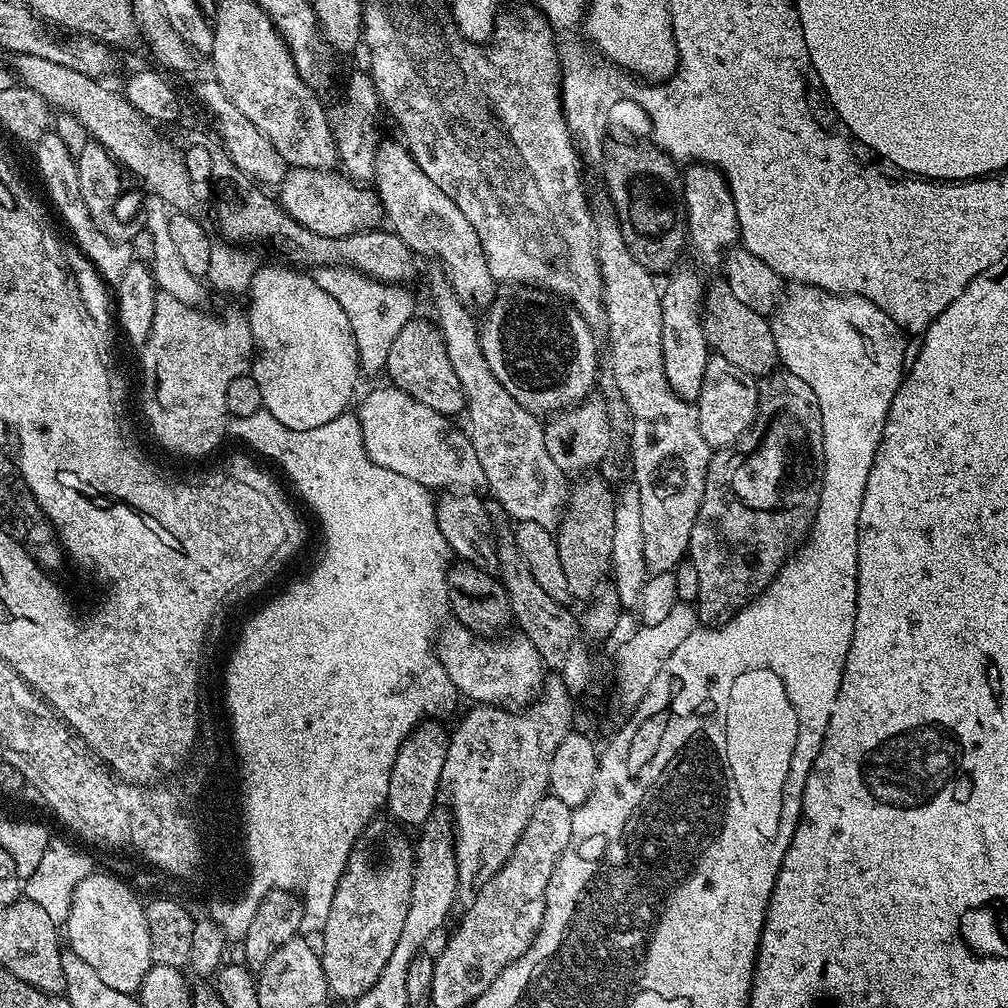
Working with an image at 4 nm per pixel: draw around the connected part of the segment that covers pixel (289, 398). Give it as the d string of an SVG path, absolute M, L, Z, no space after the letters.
M292 266L285 267L257 267L254 278L250 282L246 293L246 299L248 299L246 315L248 325L252 331L252 342L255 352L250 375L257 380L258 387L261 390L263 411L274 414L274 418L278 418L278 422L282 422L282 426L286 426L290 430L314 430L314 426L326 426L326 422L345 415L349 411L348 403L351 402L352 395L356 392L356 379L361 379L362 376L360 359L358 358L358 350L354 342L354 334L350 330L350 318L346 318L346 313L342 311L342 306L338 306L338 302L334 302L334 298L330 298L330 294L326 294L326 290L322 290L322 286L318 286L315 275L309 274L304 270L297 270Z

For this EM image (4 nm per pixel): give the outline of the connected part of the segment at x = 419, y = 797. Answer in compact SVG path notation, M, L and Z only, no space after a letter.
M440 722L417 724L400 744L398 754L392 763L386 812L389 812L397 820L397 822L395 821L397 825L405 824L405 826L400 825L405 829L419 830L423 828L437 807L436 796L438 800L438 793L441 791L442 762L446 758L450 732L447 727L444 729L442 725L436 723Z

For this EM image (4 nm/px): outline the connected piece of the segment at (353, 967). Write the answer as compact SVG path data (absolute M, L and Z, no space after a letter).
M376 828L365 831L352 847L348 861L344 867L342 878L334 890L332 909L326 914L326 922L322 929L324 941L318 944L318 953L328 991L333 997L351 1002L358 999L374 982L378 982L378 974L386 962L390 962L390 954L394 954L394 946L398 946L398 938L402 934L402 925L406 923L406 910L410 910L410 894L412 893L412 869L414 867L414 844L403 836L403 831L392 828Z

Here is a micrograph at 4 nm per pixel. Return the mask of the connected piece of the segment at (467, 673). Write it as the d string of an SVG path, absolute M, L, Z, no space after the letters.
M453 623L451 627L439 633L435 649L437 658L442 662L443 669L461 697L466 696L472 699L472 702L501 705L509 710L518 710L527 707L539 695L546 676L545 672L542 672L544 663L538 650L534 650L530 638L526 638L523 632L516 630L513 631L513 636L504 634L499 638L485 638L474 635L469 628L464 628L458 623Z

